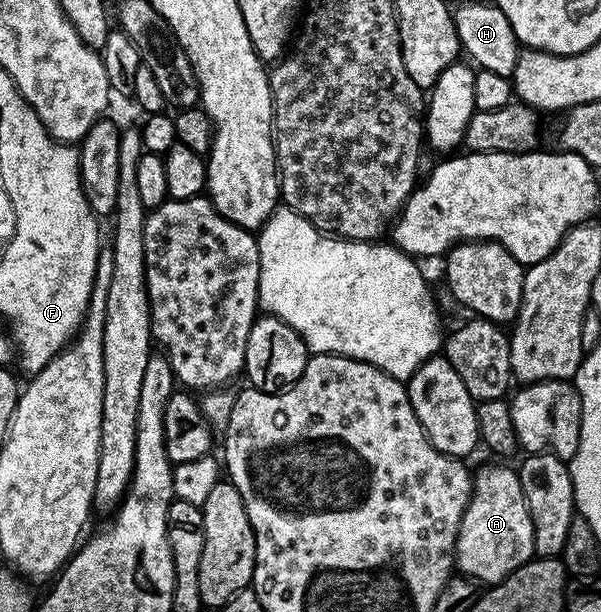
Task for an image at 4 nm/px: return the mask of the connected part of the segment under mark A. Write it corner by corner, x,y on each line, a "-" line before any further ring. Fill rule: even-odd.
508,464
484,466
472,479
472,498
460,521
454,566
477,583
504,581
512,571
534,558
534,528
522,492
519,473

